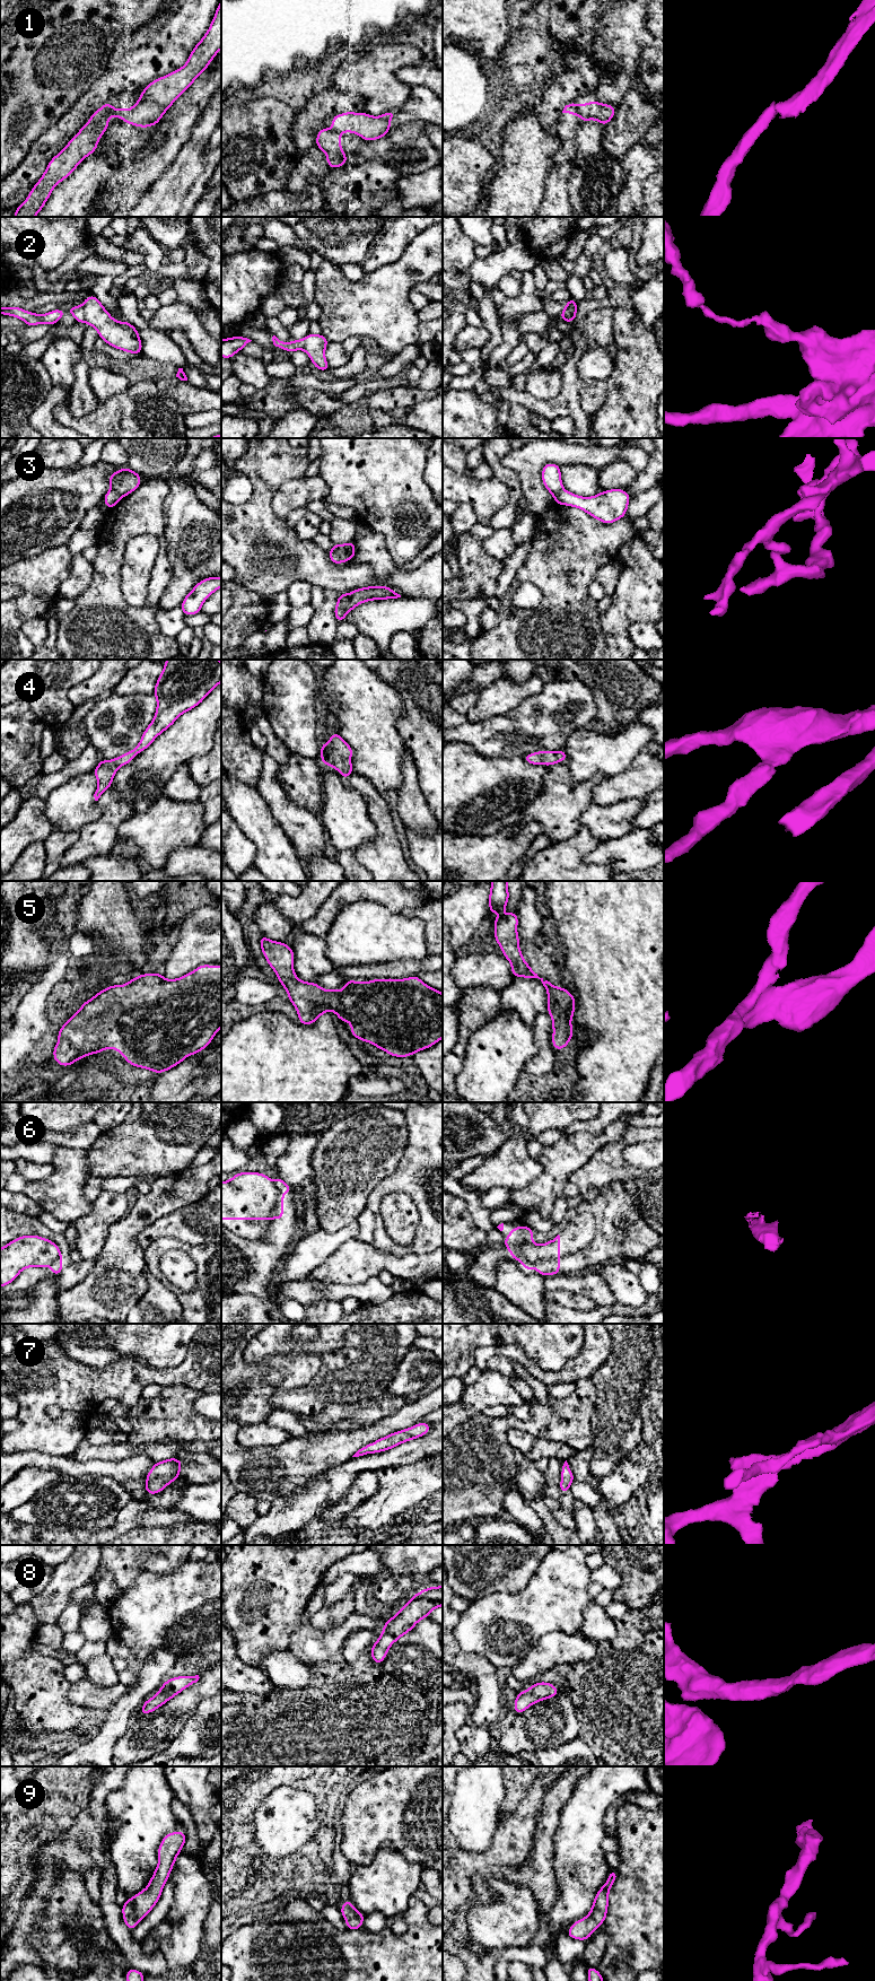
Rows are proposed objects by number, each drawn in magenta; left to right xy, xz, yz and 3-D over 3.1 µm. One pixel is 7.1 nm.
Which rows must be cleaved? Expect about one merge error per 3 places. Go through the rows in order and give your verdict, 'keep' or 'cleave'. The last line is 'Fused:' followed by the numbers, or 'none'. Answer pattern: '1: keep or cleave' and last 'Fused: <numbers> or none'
1: cleave
2: cleave
3: cleave
4: keep
5: keep
6: cleave
7: keep
8: keep
9: keep
Fused: 1, 2, 3, 6

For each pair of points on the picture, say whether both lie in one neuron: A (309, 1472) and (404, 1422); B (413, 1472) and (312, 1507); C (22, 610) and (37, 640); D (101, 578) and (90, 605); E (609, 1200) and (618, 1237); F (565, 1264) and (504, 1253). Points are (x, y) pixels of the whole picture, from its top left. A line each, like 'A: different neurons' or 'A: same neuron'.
A: same neuron
B: different neurons
C: different neurons
D: same neuron
E: same neuron
F: same neuron

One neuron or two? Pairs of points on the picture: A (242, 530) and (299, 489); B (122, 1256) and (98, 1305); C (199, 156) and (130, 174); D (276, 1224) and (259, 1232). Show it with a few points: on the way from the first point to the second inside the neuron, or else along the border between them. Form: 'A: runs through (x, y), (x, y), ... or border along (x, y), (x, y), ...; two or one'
A: border along (282, 483), (272, 498), (272, 511), (285, 520); two
B: runs through (122, 1268), (124, 1271), (107, 1292); one
C: border along (187, 140), (169, 167), (155, 182); two
D: border along (271, 1220), (264, 1238), (242, 1238); two

